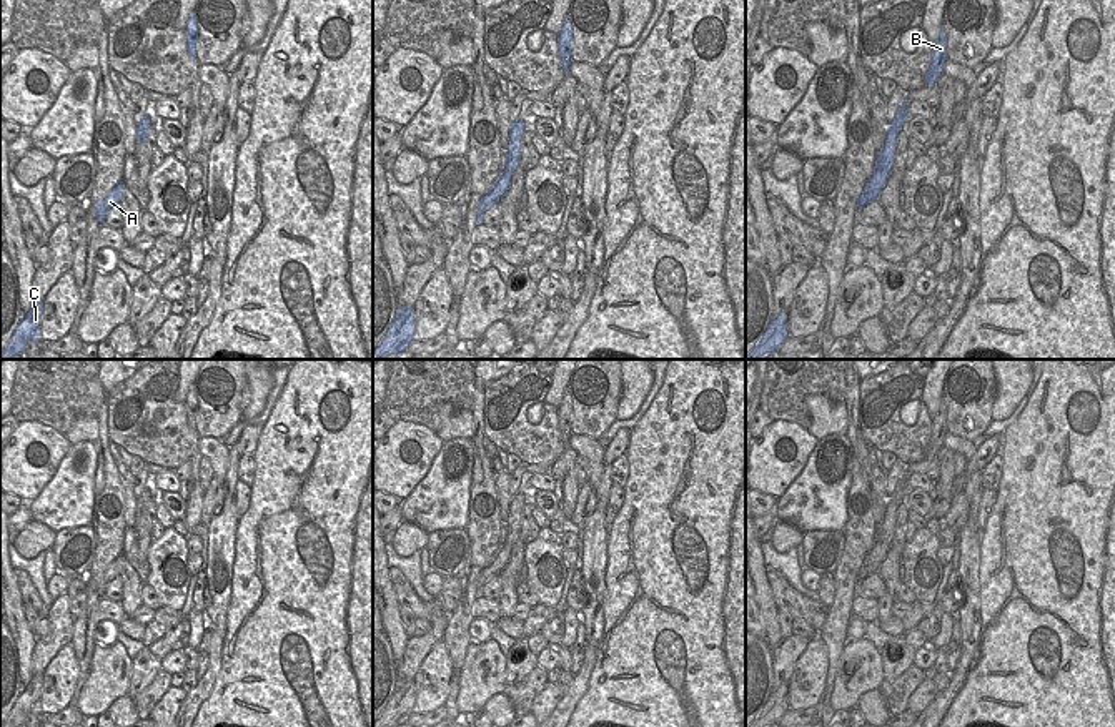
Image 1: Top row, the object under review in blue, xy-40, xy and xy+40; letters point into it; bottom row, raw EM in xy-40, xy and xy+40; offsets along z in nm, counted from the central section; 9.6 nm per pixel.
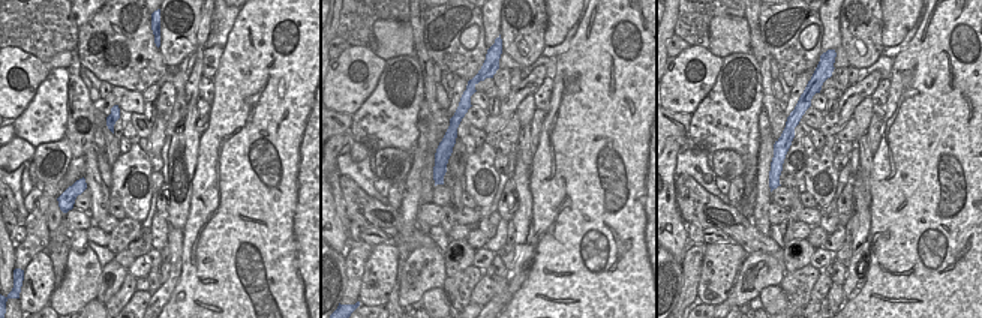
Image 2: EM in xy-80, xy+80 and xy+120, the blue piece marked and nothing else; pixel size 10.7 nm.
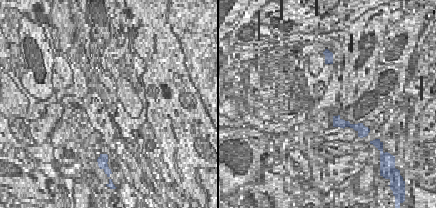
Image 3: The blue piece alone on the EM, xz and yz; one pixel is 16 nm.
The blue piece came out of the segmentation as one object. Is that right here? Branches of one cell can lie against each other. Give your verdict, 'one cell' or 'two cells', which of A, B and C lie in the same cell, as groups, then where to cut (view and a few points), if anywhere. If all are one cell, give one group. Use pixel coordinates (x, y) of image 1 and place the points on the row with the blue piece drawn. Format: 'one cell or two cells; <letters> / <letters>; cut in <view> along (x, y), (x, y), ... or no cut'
two cells; A C / B; cut in xy+40 along (876, 160), (879, 167), (889, 170)

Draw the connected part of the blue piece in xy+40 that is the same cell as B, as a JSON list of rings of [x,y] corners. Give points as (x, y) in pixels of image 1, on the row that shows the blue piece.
[[[942,27],[939,38],[932,45],[932,60],[925,75],[925,85],[934,85],[944,75],[944,65],[947,60],[947,37]]]

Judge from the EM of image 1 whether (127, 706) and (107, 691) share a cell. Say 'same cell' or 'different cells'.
different cells

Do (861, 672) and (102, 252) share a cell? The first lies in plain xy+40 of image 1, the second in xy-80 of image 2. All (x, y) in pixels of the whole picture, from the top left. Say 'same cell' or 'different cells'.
different cells

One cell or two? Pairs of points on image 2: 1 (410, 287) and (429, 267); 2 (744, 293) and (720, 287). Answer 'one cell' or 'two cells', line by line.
1: one cell
2: two cells

